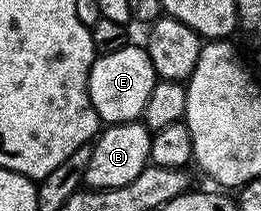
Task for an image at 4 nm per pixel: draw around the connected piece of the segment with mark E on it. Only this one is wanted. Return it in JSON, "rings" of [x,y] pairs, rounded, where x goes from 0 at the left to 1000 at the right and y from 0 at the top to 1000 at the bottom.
{"rings":[[[490,209],[444,246],[364,270],[345,327],[345,469],[395,583],[521,578],[540,564],[552,493],[567,493],[567,455],[582,455],[582,417],[609,384],[567,246],[540,213]]]}

